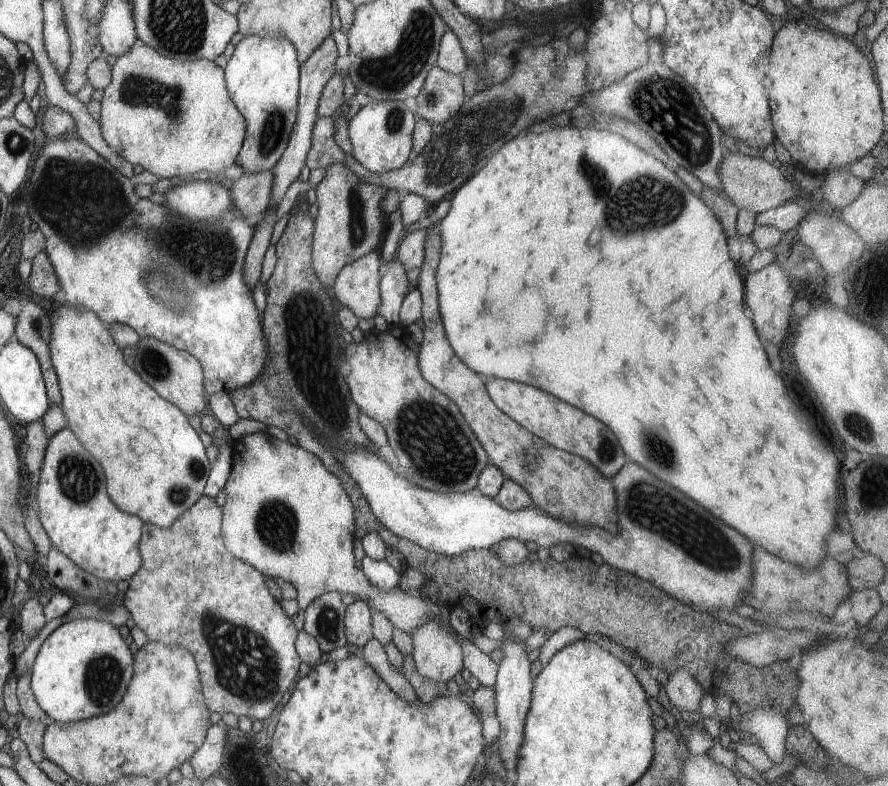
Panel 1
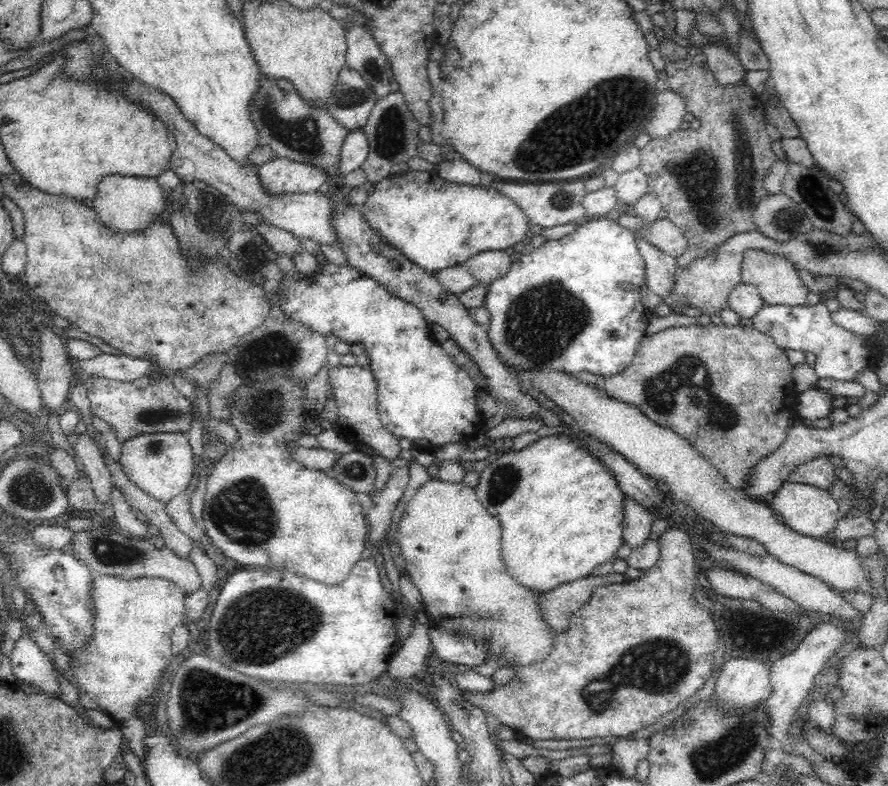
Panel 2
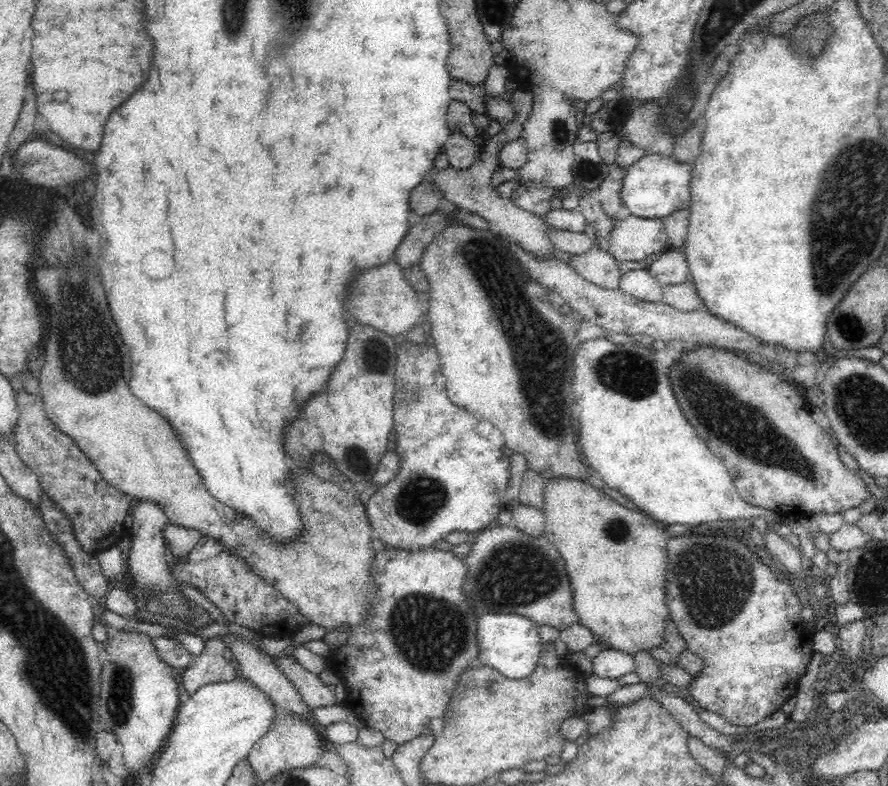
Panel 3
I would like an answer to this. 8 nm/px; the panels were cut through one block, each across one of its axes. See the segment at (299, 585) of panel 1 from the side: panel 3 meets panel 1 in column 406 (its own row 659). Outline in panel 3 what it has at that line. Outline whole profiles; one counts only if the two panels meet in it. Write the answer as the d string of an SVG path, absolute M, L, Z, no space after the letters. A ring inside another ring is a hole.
M603 649L592 661L592 674L600 679L619 679L625 674L635 672L632 656L614 649Z

